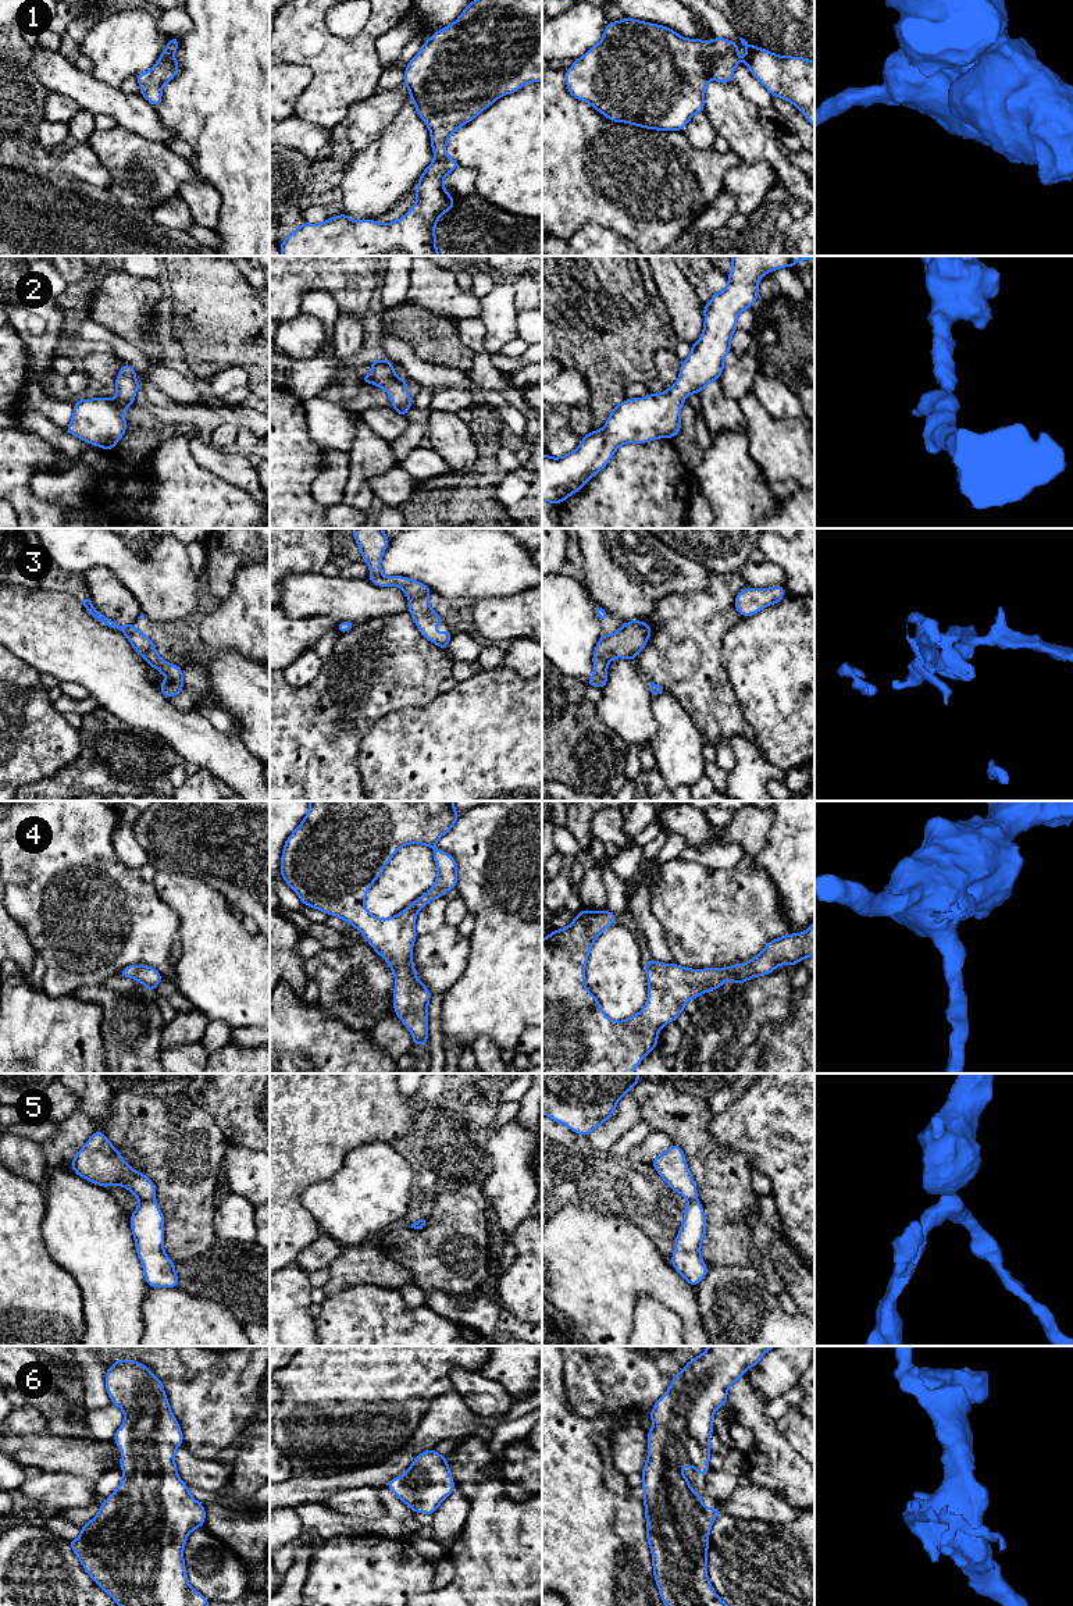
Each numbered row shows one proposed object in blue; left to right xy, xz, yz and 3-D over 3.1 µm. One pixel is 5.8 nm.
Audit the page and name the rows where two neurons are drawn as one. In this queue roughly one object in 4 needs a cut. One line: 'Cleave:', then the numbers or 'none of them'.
Cleave: 5

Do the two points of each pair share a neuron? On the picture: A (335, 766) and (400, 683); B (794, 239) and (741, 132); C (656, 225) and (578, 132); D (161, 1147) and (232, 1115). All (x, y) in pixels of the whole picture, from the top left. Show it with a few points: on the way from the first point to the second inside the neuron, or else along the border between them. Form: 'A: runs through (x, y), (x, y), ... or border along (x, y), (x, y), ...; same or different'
A: runs through (335, 744), (378, 698); same
B: runs through (781, 212), (781, 167), (769, 155); same
C: runs through (637, 202), (584, 157); same
D: border along (193, 1100), (214, 1120), (228, 1145); different

